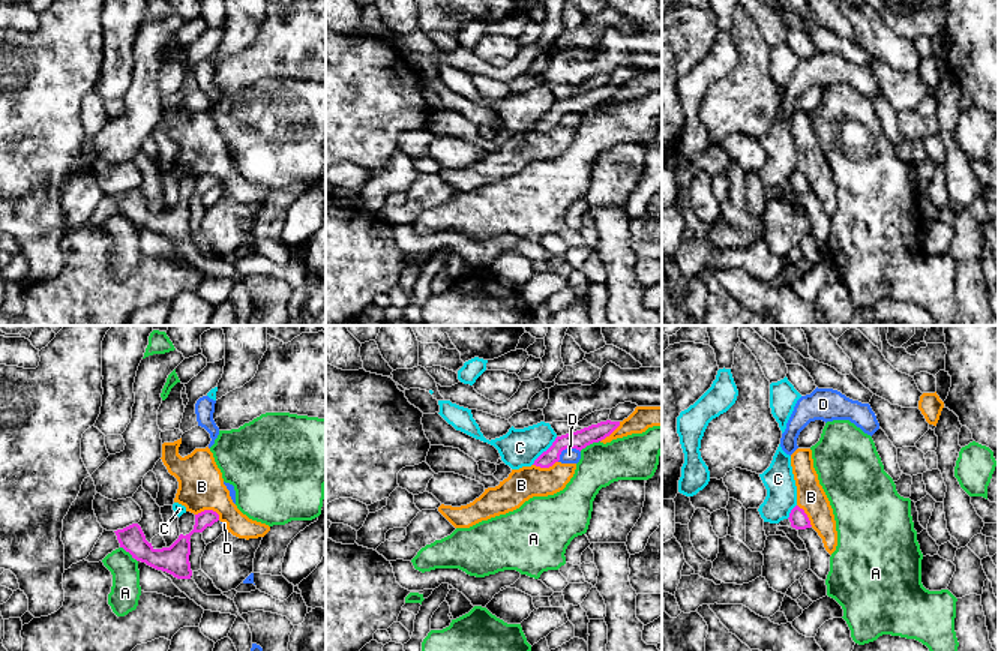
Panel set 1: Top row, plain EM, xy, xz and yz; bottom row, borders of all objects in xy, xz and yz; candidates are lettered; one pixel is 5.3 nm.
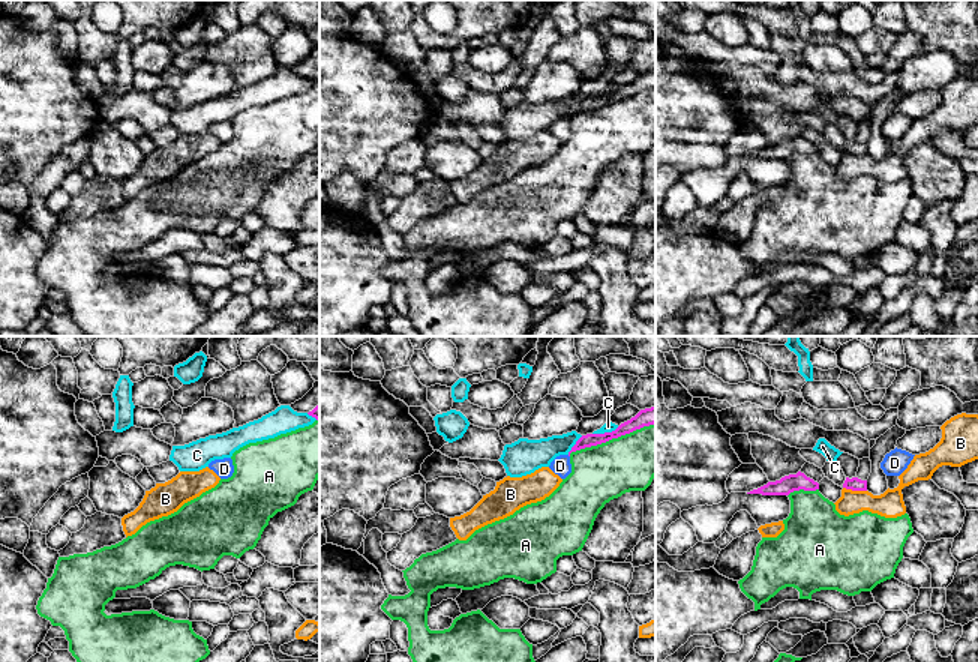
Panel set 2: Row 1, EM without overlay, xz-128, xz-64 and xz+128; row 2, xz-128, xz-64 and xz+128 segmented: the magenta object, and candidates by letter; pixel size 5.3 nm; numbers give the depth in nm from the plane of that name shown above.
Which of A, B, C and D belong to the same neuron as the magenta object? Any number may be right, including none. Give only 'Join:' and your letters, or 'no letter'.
Join: no letter

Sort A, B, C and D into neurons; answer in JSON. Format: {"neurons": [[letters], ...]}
{"neurons": [["A"], ["B"], ["C"], ["D"]]}

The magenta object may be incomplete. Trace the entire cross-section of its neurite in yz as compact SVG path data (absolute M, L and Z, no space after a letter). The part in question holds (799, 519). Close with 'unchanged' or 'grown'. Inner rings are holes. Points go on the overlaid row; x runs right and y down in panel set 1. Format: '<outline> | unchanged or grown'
M795 506L791 513L789 513L789 522L791 522L791 526L795 528L795 530L806 530L806 528L810 528L810 520L807 518L807 514L804 513L803 508L800 508L798 506Z | unchanged

